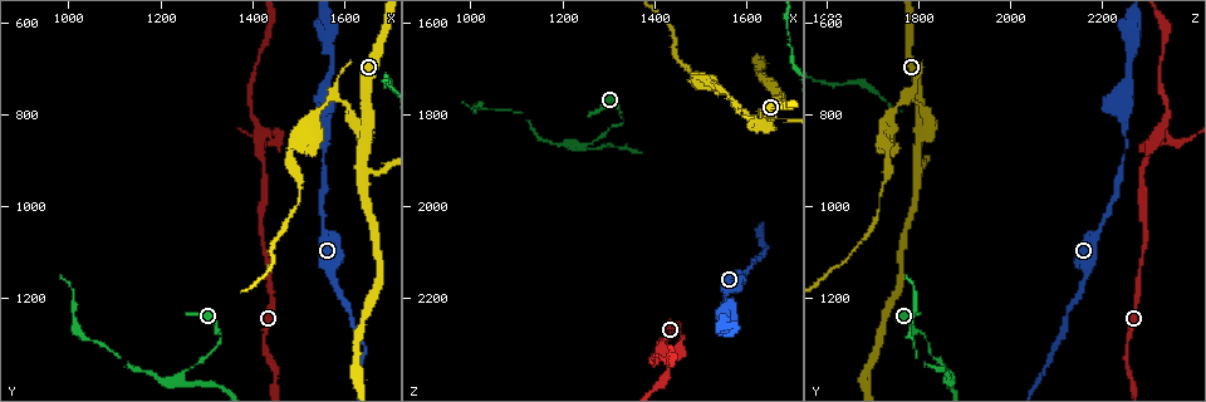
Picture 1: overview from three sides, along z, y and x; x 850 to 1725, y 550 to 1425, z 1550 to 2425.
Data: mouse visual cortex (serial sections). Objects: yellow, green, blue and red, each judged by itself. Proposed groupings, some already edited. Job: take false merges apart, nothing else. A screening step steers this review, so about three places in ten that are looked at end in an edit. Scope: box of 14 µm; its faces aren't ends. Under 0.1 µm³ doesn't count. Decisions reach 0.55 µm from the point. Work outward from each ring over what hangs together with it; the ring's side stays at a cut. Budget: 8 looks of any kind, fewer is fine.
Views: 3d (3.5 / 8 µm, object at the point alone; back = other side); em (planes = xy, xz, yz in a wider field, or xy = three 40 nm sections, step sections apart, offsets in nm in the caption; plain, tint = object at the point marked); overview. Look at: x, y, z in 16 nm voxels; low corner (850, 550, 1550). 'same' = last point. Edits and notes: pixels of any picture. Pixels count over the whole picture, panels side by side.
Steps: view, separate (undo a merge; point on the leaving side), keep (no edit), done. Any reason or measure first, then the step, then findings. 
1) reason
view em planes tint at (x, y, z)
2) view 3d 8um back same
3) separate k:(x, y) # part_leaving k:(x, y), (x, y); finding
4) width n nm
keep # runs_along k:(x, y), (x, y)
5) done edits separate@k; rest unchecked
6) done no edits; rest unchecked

calibre changes
view 3d 3.5um at (1640, 825, 1815)

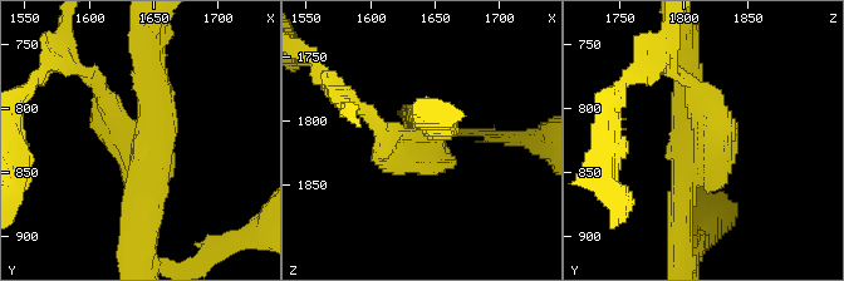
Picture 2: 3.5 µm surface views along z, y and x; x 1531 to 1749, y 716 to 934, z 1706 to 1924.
need the tissue
view em xy step 2 tint at (1642, 832, 1812)

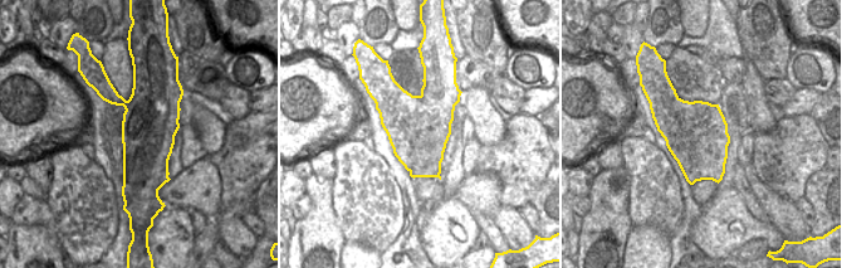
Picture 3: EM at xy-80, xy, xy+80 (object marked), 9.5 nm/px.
another direction
view em xy step 1 tint same

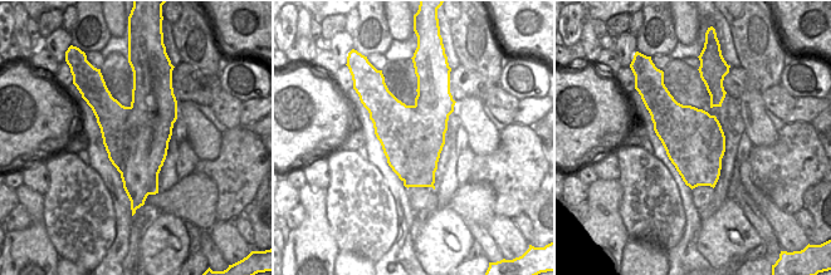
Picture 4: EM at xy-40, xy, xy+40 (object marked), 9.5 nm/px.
separate 2:(732, 137) # part_leaving 2:(698, 147), (717, 124), (676, 74); two cells meet here

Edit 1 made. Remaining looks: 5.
abrupt turn
view 3d 3.5um at (1335, 1280, 1815)

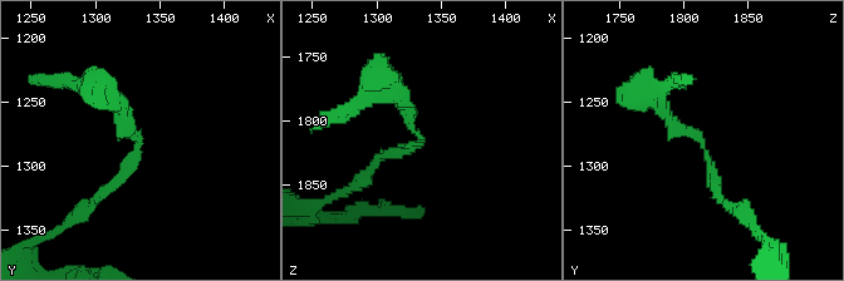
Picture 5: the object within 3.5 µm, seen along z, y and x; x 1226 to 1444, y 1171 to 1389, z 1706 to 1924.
arm_widths 150, 200 nm; shape alone is not enough
view em xy step 2 tint at (1336, 1284, 1814)

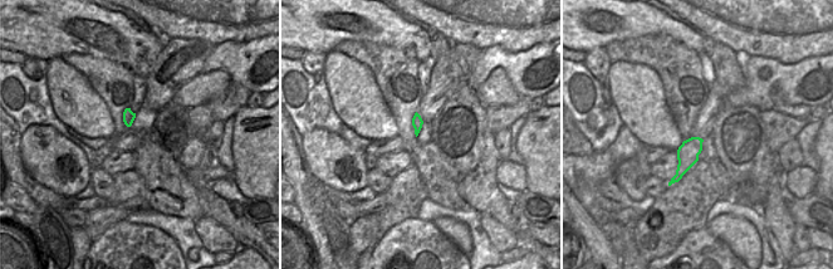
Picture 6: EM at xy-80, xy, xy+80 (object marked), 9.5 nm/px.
keep # runs_along 5:(653, 94), (698, 137), (717, 195), (734, 206); continuous, no second cell

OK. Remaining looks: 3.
branch point
view 3d 3.5um at (1255, 1355, 1865)

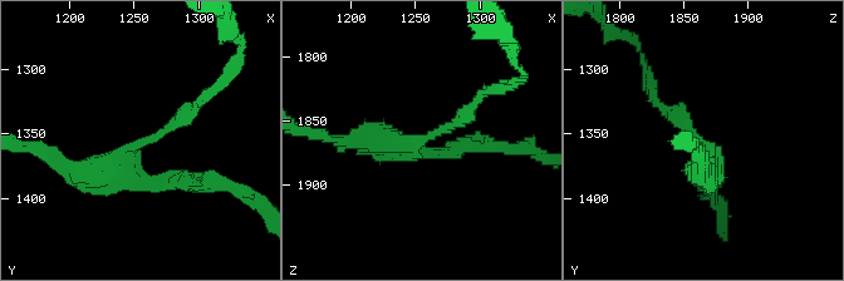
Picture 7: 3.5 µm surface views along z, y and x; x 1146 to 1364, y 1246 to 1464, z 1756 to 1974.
view em planes tint at (1252, 1358, 1862)

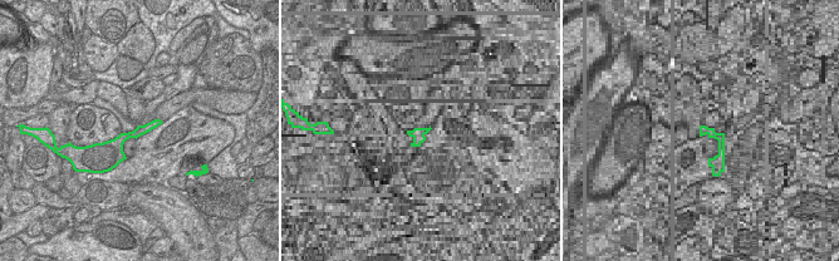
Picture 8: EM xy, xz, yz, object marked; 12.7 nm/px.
view em xy step 3 tint same

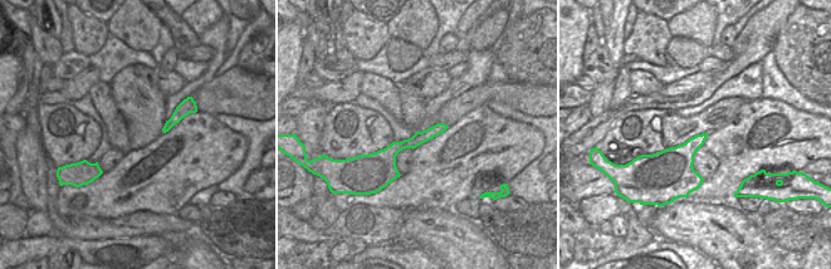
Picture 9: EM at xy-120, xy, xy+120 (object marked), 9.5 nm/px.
keep # one cell here

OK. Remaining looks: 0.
done edits separate@2; rest unchecked

